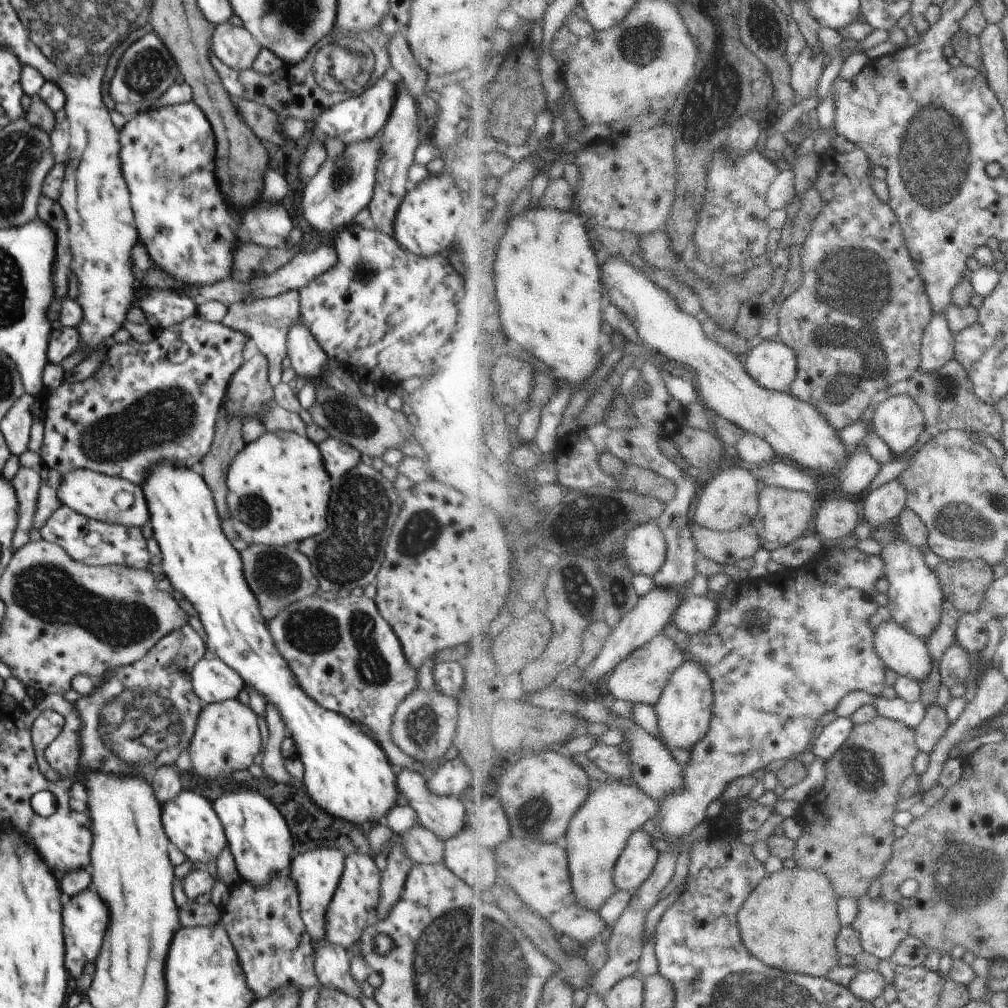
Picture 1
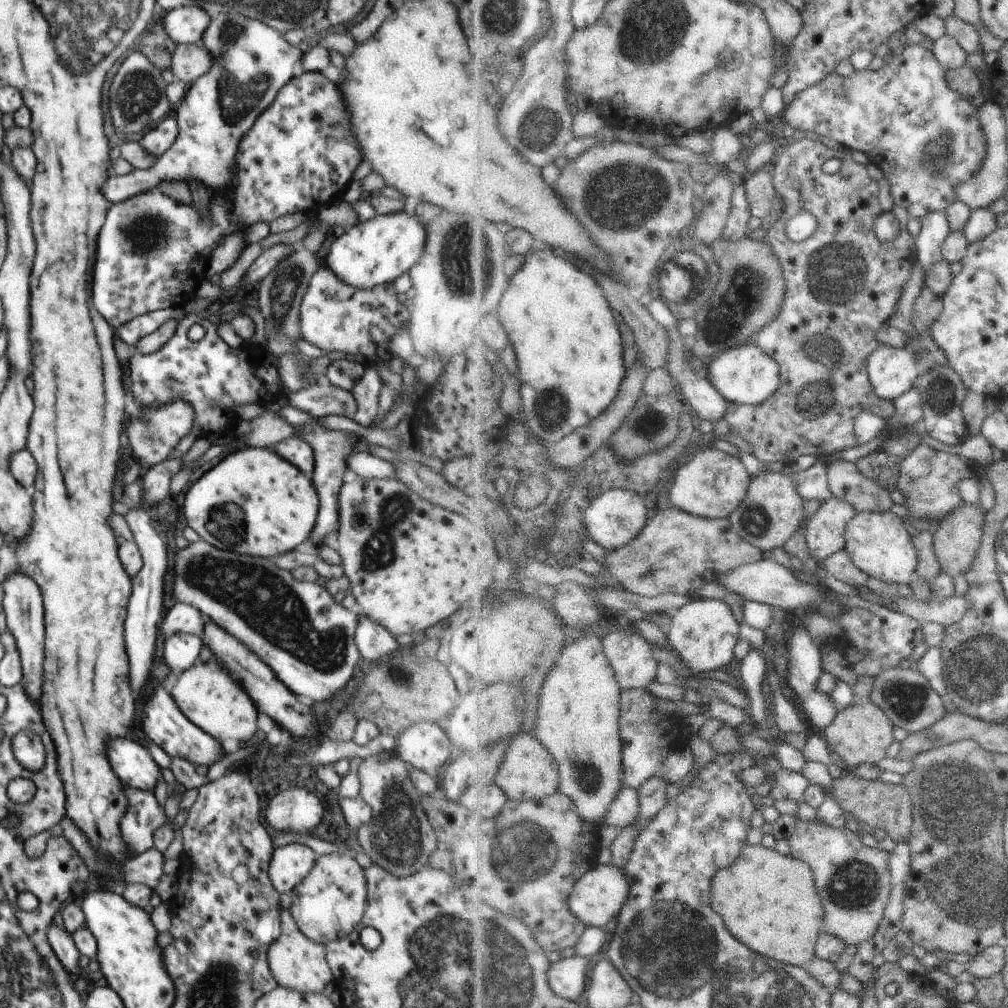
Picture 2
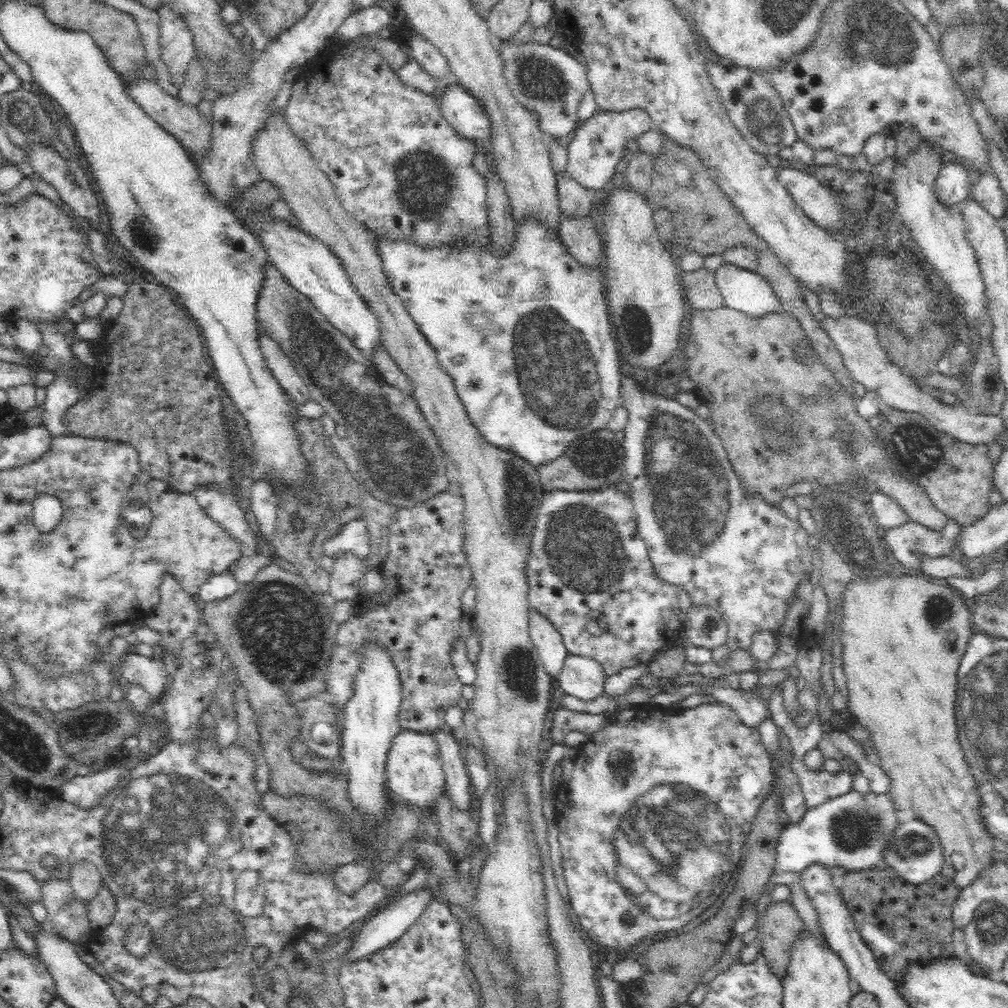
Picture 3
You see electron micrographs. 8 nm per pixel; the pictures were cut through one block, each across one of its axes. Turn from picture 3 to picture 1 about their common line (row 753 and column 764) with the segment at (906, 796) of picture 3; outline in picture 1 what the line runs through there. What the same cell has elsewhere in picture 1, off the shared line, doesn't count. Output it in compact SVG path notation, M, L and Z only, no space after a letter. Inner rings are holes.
M784 867L766 877L740 911L744 944L754 956L766 964L786 968L788 974L828 977L843 955L838 943L843 930L838 899L834 881L823 870Z

